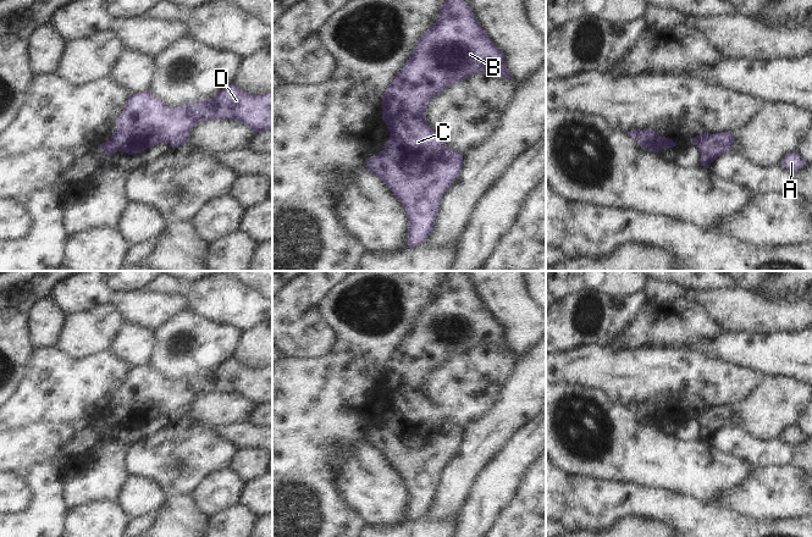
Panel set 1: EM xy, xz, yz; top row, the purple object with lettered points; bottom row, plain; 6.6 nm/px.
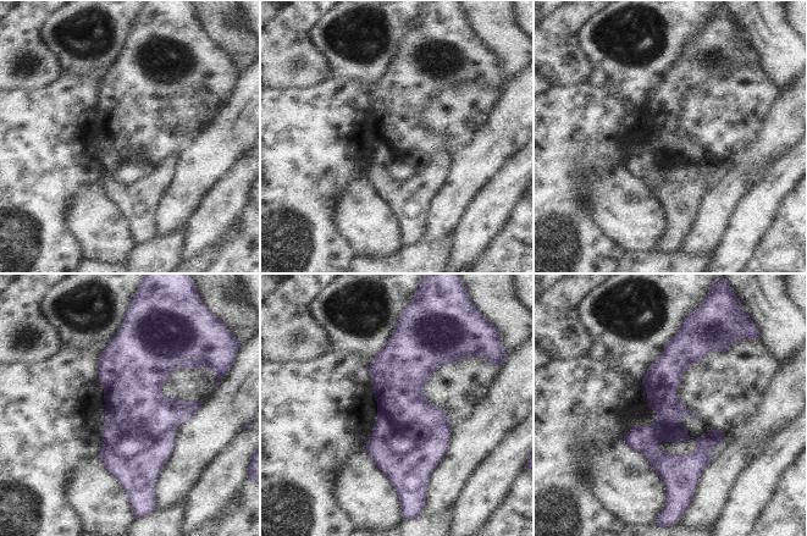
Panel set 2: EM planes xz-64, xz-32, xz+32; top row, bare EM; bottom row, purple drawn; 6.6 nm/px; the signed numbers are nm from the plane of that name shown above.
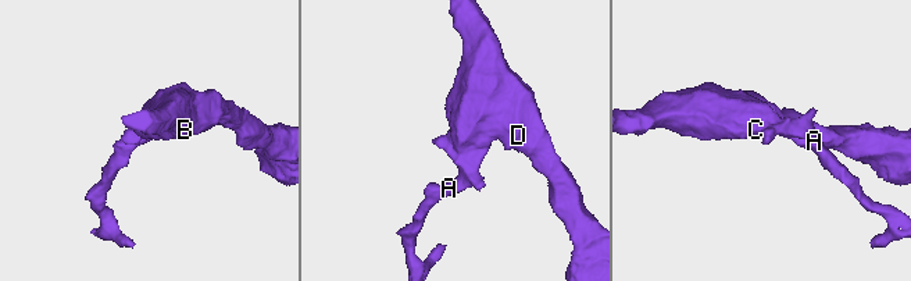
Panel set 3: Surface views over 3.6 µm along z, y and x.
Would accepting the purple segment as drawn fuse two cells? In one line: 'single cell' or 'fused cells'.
fused cells

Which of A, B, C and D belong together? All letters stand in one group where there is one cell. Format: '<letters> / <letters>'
A / B C D

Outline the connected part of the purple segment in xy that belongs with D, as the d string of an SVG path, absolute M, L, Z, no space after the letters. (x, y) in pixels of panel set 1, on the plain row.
M232 356L212 371L176 381L169 381L148 364L129 369L126 381L117 391L111 414L118 425L133 428L160 415L169 417L175 410L189 408L199 395L209 393L237 393L255 406L272 403L272 366L252 369Z

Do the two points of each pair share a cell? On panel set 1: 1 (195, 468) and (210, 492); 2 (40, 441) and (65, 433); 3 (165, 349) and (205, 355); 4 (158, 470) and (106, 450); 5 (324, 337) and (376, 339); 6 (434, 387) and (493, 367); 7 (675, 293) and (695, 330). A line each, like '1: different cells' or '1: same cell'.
1: different cells
2: same cell
3: same cell
4: different cells
5: different cells
6: same cell
7: different cells

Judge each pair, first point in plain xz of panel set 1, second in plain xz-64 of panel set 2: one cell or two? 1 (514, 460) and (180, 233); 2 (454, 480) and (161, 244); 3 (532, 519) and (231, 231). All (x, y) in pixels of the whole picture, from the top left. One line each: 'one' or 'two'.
1: two
2: two
3: two

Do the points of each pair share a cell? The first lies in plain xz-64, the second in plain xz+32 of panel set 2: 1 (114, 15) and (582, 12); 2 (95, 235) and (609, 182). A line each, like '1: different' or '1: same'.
1: different
2: same

